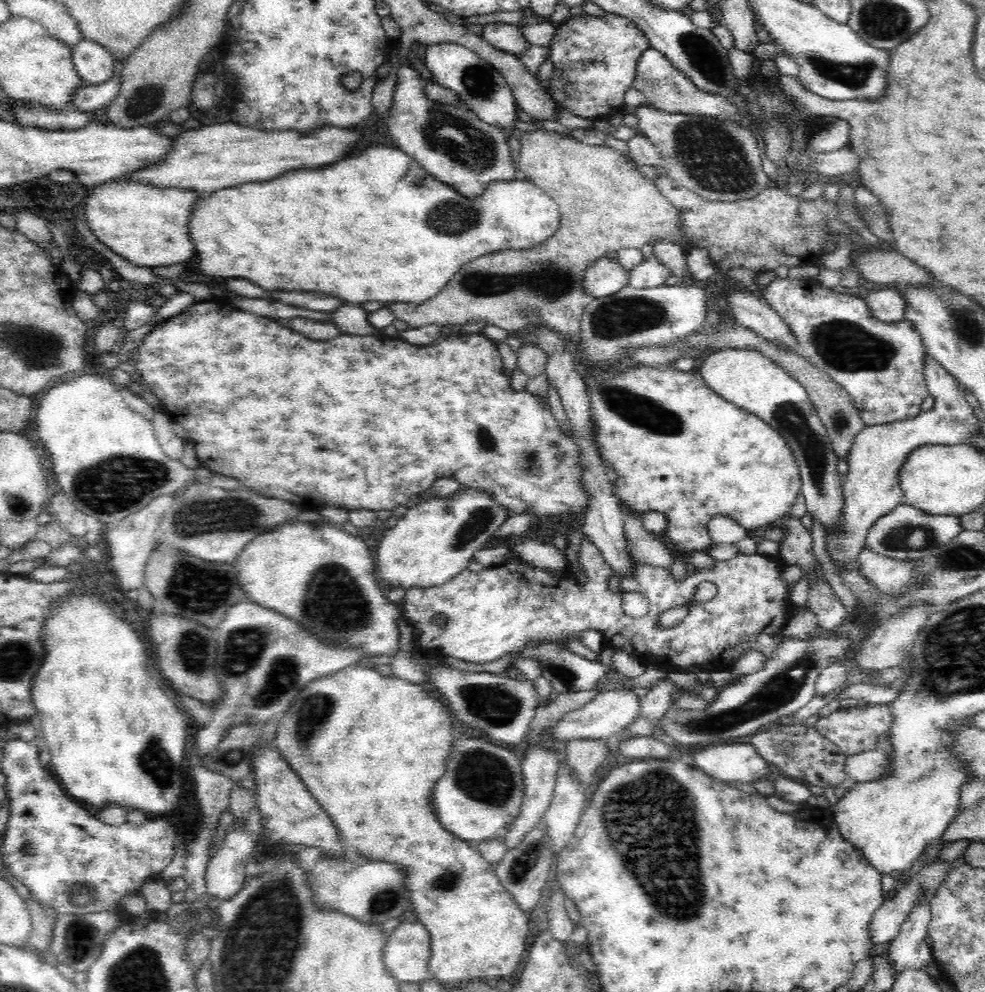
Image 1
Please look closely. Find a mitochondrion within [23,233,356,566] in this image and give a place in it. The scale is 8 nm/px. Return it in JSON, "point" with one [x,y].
{"point":[119,482]}

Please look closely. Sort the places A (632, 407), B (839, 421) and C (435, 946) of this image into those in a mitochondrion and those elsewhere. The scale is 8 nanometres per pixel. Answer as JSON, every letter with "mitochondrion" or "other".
{"A":"mitochondrion","B":"mitochondrion","C":"other"}

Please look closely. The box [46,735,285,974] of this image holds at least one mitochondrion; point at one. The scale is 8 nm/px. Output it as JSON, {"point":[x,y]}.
{"point":[82,939]}

